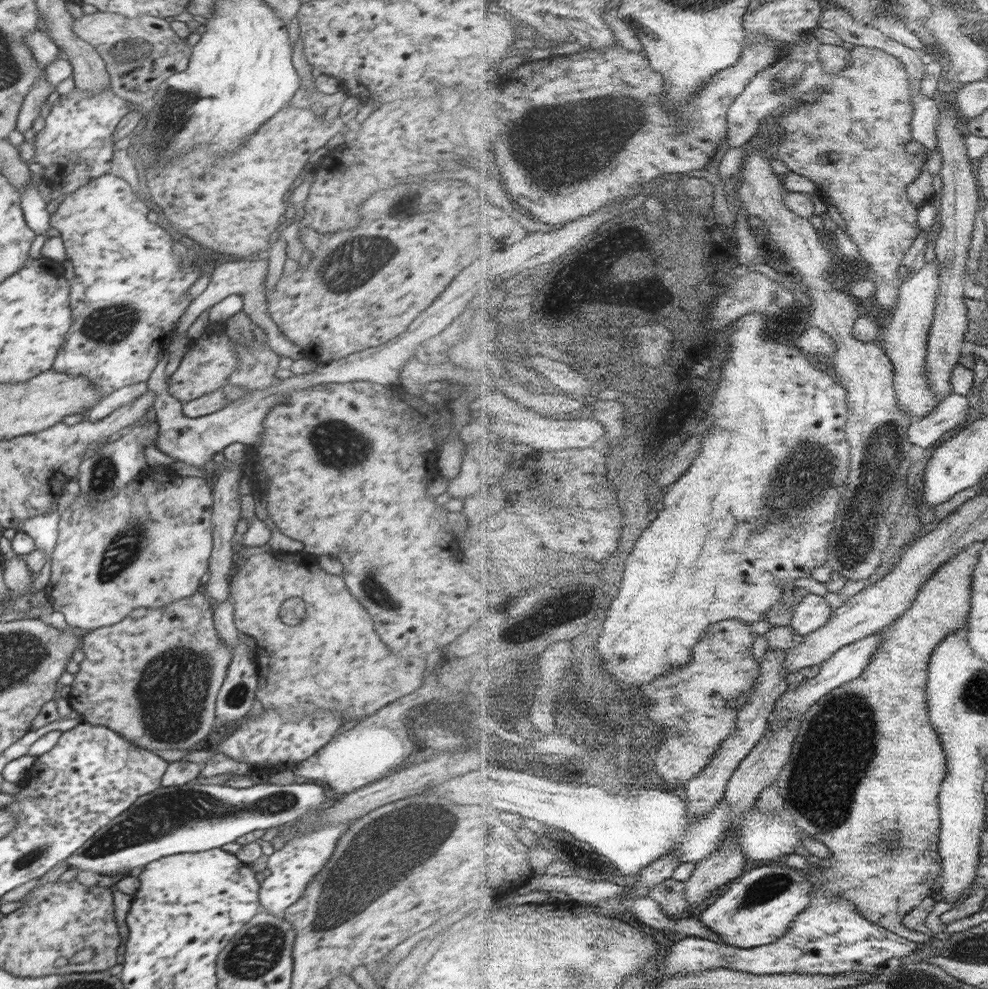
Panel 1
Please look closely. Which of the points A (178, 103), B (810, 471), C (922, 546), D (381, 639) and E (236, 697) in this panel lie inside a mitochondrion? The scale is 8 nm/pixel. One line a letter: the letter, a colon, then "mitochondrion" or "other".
A: mitochondrion
B: mitochondrion
C: other
D: other
E: mitochondrion

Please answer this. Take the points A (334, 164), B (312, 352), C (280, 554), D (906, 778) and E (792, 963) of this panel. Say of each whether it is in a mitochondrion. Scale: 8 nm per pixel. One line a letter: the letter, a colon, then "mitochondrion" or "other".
A: other
B: other
C: other
D: other
E: other

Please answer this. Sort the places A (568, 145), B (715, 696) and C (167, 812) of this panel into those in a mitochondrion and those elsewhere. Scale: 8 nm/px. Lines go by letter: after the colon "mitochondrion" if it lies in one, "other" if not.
A: mitochondrion
B: mitochondrion
C: mitochondrion

